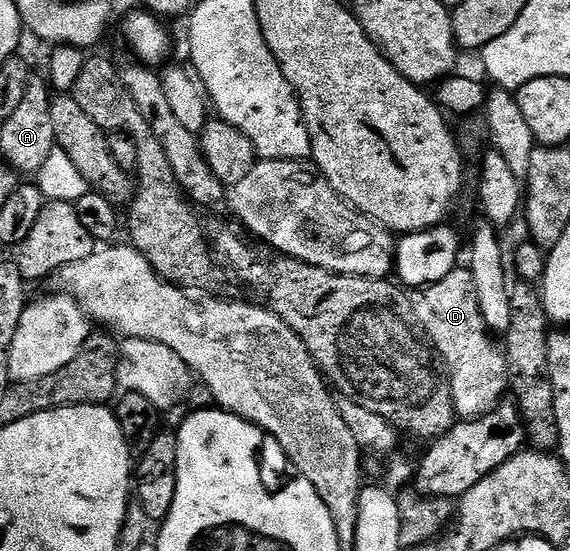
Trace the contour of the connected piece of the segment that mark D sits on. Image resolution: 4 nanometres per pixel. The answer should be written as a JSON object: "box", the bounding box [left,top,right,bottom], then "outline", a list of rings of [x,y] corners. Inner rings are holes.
{"box":[411,268,511,420],"outline":[[[467,268],[452,270],[443,276],[443,280],[424,287],[418,294],[421,295],[414,297],[411,302],[413,312],[416,321],[421,321],[420,329],[429,333],[428,341],[443,366],[445,361],[444,369],[453,393],[457,418],[468,420],[483,417],[506,397],[505,385],[510,385],[511,377],[506,351],[492,342],[491,332],[479,312],[479,300],[471,272]]]}

